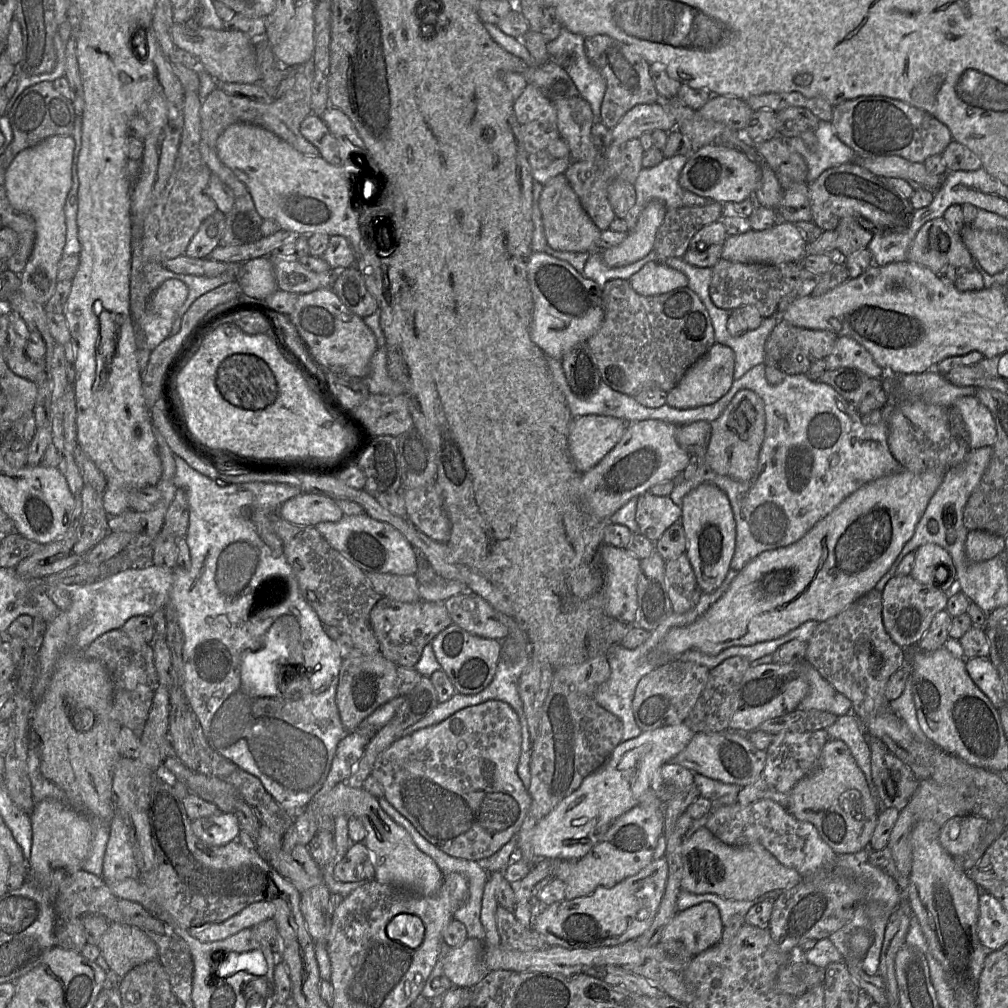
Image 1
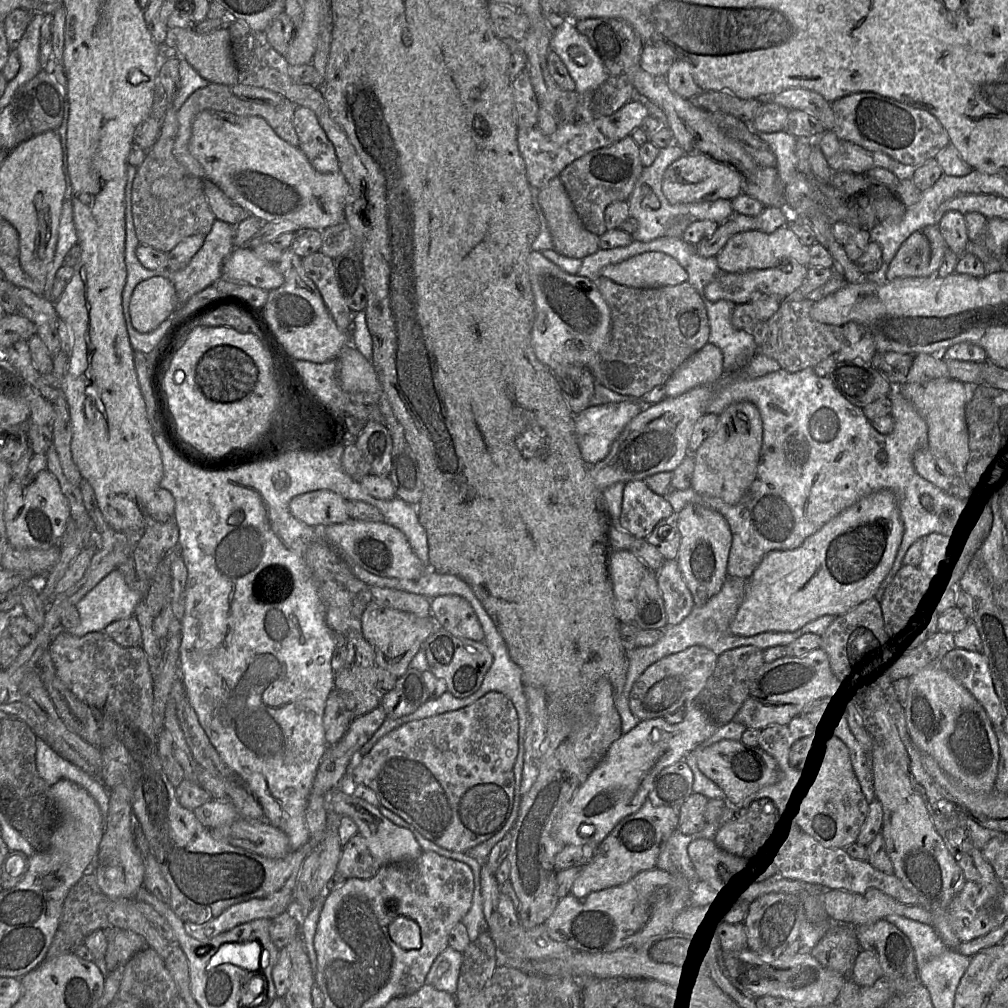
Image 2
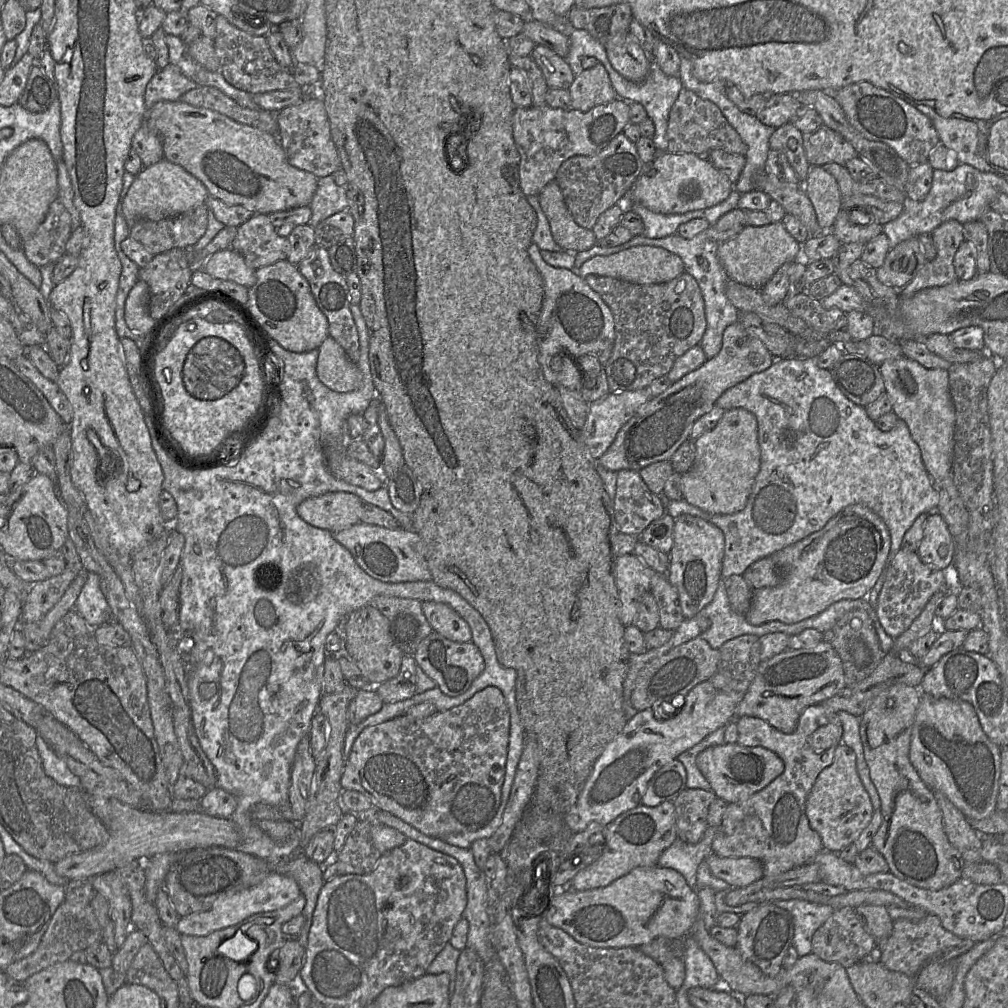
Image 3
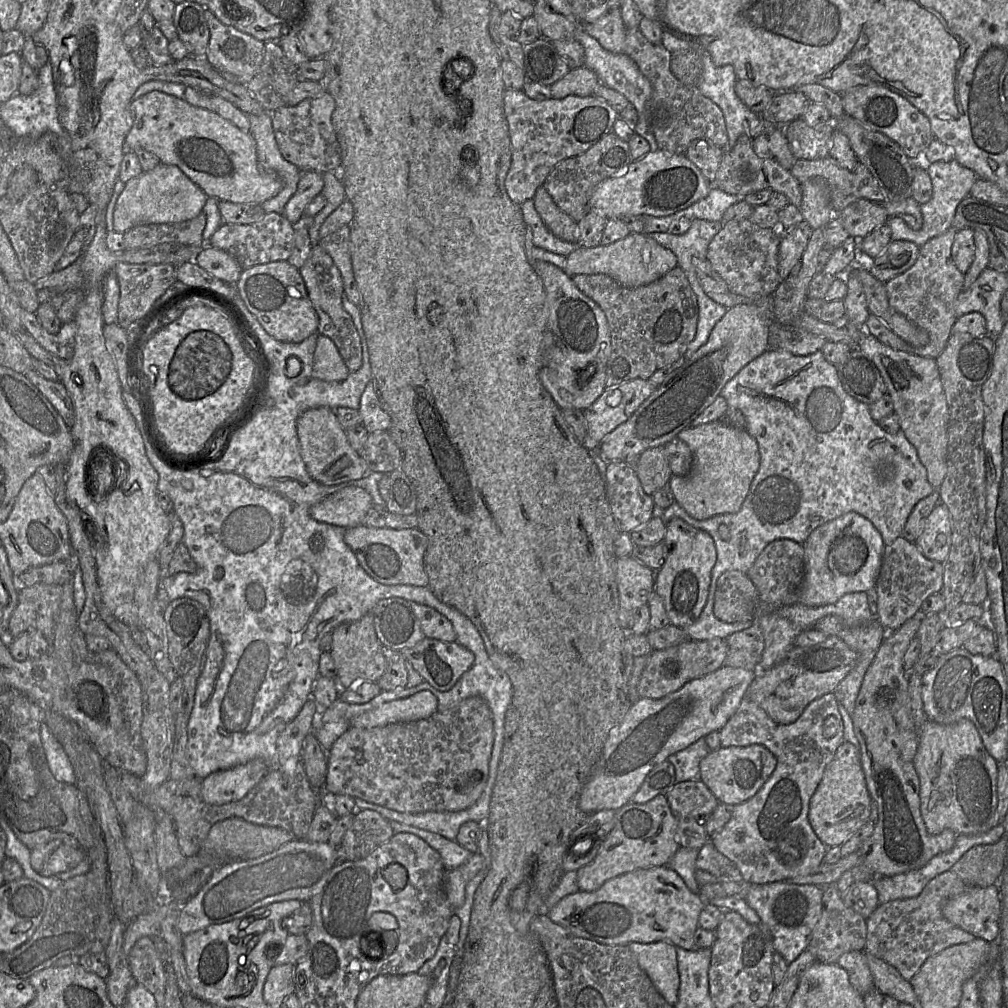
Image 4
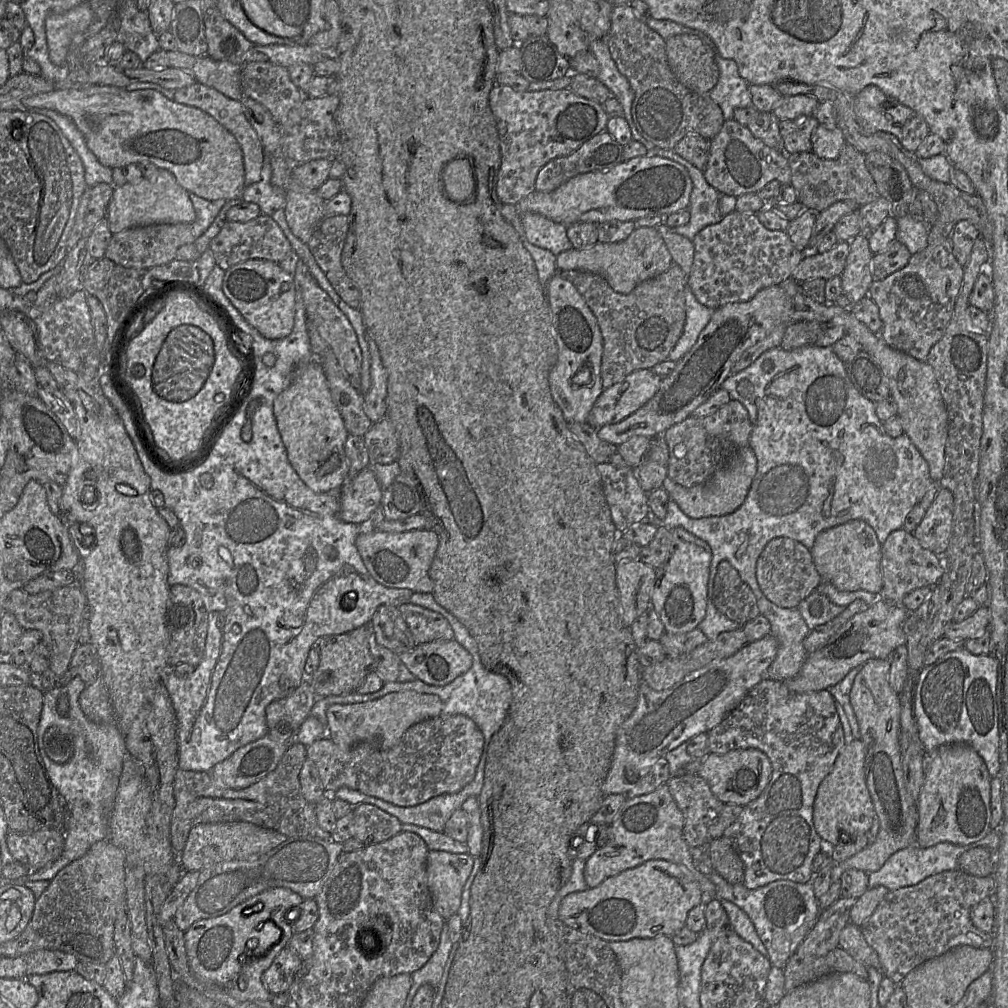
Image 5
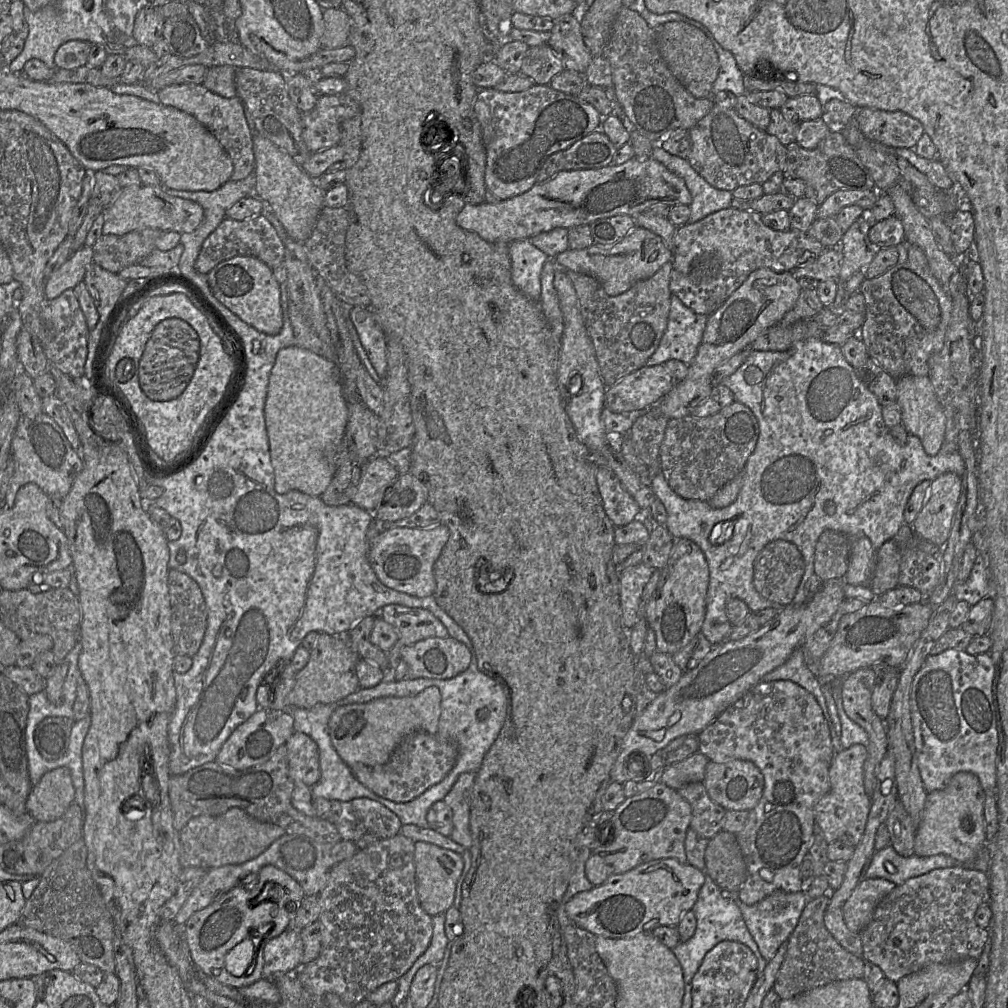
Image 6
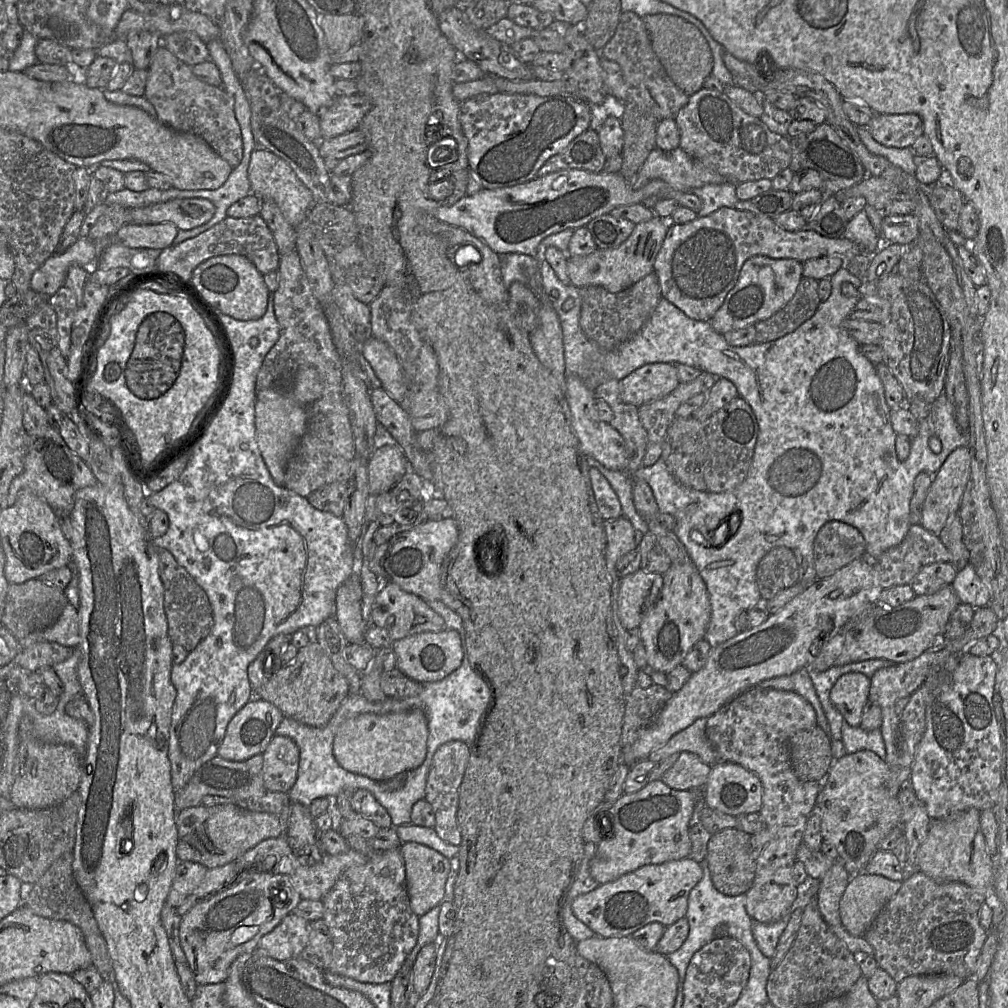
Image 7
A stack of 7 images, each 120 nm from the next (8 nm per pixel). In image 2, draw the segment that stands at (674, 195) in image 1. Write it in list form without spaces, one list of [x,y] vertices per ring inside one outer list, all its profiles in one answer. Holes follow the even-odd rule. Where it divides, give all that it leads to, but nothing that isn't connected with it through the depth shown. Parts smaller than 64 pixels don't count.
[[[672,145],[659,149],[659,154],[652,165],[644,167],[643,171],[635,183],[634,189],[629,197],[629,214],[638,221],[638,228],[632,234],[633,240],[648,242],[654,239],[664,237],[665,232],[669,230],[676,222],[695,218],[697,220],[711,220],[718,224],[729,220],[734,214],[731,201],[726,199],[717,199],[715,201],[698,203],[670,203],[662,192],[662,180],[666,169],[677,159],[685,155],[686,152],[678,145]]]

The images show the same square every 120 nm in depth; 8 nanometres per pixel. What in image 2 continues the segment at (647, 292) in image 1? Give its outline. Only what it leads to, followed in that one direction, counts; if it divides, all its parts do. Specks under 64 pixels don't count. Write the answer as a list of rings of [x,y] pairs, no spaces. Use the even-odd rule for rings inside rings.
[[[645,252],[605,266],[601,275],[633,288],[660,288],[686,282],[688,274],[673,257],[662,252]]]

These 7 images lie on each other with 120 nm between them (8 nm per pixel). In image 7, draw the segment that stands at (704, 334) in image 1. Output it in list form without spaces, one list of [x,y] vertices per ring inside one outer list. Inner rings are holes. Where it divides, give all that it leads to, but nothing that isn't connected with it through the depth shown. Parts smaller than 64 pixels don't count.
[[[655,272],[618,293],[611,293],[596,285],[583,287],[581,290],[580,327],[588,339],[607,352],[616,349],[637,334],[662,298],[659,279]]]

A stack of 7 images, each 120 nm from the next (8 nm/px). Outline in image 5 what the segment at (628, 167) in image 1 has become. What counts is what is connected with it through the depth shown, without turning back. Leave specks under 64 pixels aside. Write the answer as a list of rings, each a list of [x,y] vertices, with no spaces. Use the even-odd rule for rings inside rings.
[[[604,130],[571,154],[549,161],[537,175],[536,190],[551,192],[579,174],[608,170],[623,161],[623,146]]]

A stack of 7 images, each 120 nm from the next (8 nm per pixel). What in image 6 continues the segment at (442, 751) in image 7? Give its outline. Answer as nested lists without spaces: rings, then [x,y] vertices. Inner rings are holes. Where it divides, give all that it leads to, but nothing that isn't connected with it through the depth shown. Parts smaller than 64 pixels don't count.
[[[466,772],[459,775],[443,802],[448,805],[453,814],[453,831],[450,838],[465,847],[472,845],[470,831],[470,801],[474,786],[475,773]]]

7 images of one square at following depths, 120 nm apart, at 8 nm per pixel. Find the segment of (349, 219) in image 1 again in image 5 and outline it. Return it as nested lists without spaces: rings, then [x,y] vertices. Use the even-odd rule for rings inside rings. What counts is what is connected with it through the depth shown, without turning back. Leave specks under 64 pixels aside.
[[[109,85],[56,89],[25,98],[22,109],[18,110],[39,108],[52,109],[68,116],[103,166],[115,169],[128,164],[152,163],[171,172],[187,192],[209,201],[239,201],[246,188],[243,152],[233,134],[203,110],[175,102],[156,90],[128,91]]]

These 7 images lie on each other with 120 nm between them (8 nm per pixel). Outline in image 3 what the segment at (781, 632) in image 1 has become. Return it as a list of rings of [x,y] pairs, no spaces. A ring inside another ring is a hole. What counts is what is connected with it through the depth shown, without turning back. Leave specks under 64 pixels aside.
[[[863,504],[845,507],[819,531],[770,555],[784,571],[784,579],[775,587],[753,590],[751,606],[745,615],[746,620],[754,626],[774,620],[793,624],[821,613],[837,601],[864,598],[885,568],[890,545],[889,530],[878,514]]]

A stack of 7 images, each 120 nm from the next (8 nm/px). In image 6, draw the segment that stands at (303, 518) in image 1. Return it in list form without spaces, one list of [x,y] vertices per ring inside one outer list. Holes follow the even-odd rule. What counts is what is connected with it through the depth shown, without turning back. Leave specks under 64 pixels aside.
[[[376,455],[366,462],[351,503],[373,513],[383,502],[385,492],[392,489],[399,477],[385,455]]]

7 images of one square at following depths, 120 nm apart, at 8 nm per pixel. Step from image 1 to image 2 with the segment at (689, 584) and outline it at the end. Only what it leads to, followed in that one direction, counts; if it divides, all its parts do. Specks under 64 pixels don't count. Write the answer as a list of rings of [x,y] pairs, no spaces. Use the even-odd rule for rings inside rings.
[[[676,559],[664,560],[655,573],[664,601],[667,625],[676,625],[693,609],[692,594],[682,577]]]

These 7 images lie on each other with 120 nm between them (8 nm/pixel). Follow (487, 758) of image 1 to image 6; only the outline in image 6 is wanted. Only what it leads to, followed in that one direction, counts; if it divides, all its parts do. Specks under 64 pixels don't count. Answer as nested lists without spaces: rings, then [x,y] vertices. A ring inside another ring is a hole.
[[[416,731],[406,736],[395,748],[389,760],[379,766],[353,766],[355,778],[378,796],[396,803],[409,802],[420,796],[433,785],[441,782],[453,769],[457,759],[457,748],[454,744],[442,741],[437,735]],[[294,732],[284,745],[287,750],[289,776],[294,784],[303,783],[309,787],[316,784],[320,778],[319,753],[316,743],[306,734]]]

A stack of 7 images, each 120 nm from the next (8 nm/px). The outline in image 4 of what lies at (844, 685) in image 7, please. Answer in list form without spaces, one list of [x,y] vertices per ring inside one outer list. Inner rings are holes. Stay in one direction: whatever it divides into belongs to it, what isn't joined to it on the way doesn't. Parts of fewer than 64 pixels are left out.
[[[918,610],[897,630],[887,633],[864,675],[852,714],[866,787],[878,810],[873,833],[855,852],[836,863],[822,863],[812,873],[784,882],[835,885],[845,871],[856,866],[866,866],[874,876],[894,876],[919,869],[937,854],[953,847],[957,834],[952,830],[944,829],[936,835],[930,835],[926,830],[920,812],[920,782],[913,766],[918,736],[908,693],[904,655],[925,615]]]

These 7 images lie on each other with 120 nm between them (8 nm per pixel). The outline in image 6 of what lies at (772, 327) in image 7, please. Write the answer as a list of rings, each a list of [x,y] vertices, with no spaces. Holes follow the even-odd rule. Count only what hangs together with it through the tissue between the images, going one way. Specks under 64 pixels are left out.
[[[812,278],[798,280],[801,291],[795,306],[788,311],[777,325],[789,326],[799,321],[808,319],[824,309],[819,299],[819,281]]]

